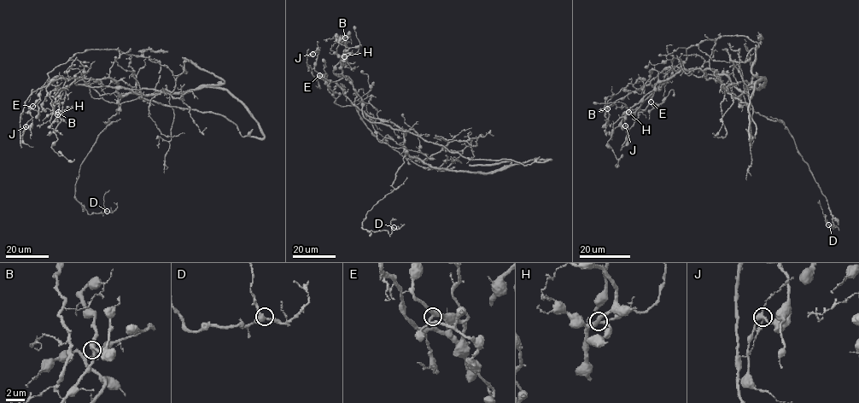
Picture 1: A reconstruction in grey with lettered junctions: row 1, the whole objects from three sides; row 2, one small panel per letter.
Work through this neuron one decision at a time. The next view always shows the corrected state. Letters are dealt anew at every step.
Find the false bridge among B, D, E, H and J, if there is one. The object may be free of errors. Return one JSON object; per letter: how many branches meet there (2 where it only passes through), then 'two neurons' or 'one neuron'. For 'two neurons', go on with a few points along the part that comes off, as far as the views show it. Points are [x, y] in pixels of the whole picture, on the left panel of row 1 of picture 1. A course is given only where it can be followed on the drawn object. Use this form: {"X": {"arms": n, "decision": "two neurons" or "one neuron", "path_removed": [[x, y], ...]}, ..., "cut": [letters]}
{"B": {"arms": 3, "decision": "one neuron"}, "D": {"arms": 3, "decision": "one neuron"}, "E": {"arms": 4, "decision": "one neuron"}, "H": {"arms": 4, "decision": "one neuron"}, "J": {"arms": 4, "decision": "one neuron"}, "cut": []}

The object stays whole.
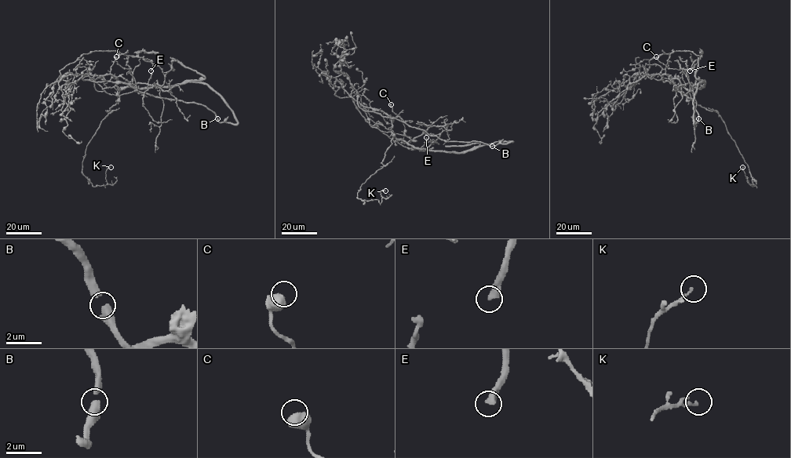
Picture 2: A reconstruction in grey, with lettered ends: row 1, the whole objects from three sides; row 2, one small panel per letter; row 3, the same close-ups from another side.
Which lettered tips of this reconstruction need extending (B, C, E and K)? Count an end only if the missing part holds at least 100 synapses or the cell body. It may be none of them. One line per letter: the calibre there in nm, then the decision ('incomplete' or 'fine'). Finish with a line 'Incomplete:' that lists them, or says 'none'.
B: 360 nm | fine
C: 650 nm | fine
E: 380 nm | incomplete
K: 150 nm | fine
Incomplete: E

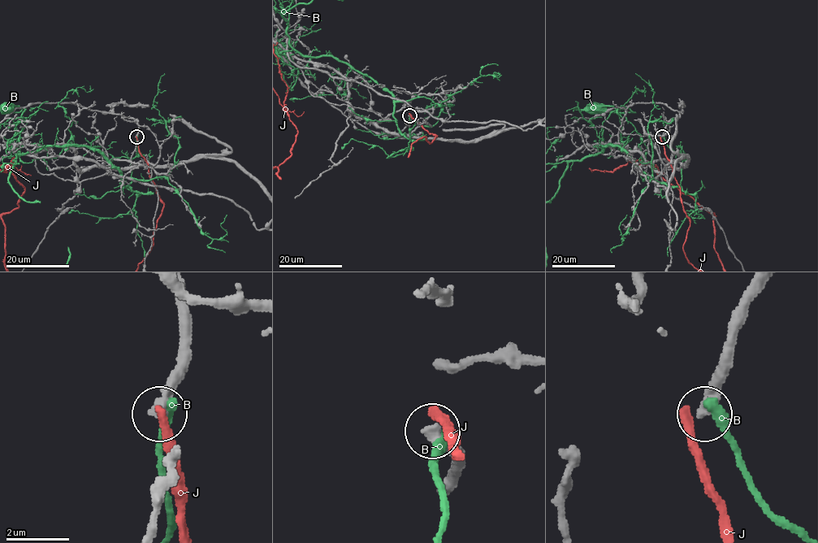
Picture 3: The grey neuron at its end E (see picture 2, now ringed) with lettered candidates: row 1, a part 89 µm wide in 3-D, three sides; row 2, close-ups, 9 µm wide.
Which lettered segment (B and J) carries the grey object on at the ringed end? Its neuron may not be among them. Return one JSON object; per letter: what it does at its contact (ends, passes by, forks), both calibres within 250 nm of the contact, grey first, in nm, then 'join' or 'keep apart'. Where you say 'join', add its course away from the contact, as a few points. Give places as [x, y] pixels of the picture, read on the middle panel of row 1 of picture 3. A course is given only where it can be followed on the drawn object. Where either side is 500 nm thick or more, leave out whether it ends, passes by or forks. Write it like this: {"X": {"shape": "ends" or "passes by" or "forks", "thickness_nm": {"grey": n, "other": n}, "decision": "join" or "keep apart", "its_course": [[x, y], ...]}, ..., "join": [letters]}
{"B": {"shape": "ends", "thickness_nm": {"grey": 440, "other": 360}, "decision": "keep apart"}, "J": {"shape": "ends", "thickness_nm": {"grey": 380, "other": 320}, "decision": "keep apart"}, "join": []}

